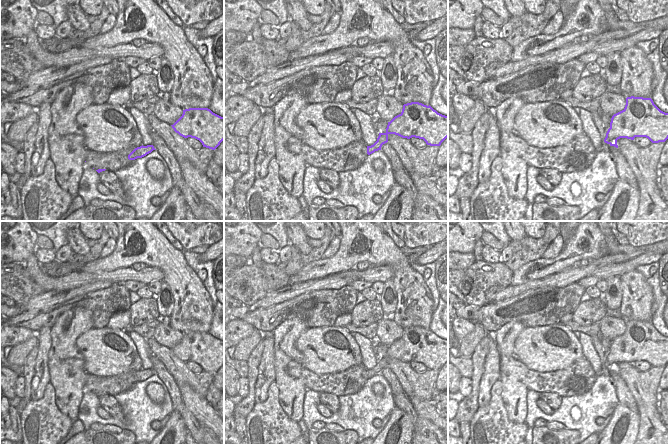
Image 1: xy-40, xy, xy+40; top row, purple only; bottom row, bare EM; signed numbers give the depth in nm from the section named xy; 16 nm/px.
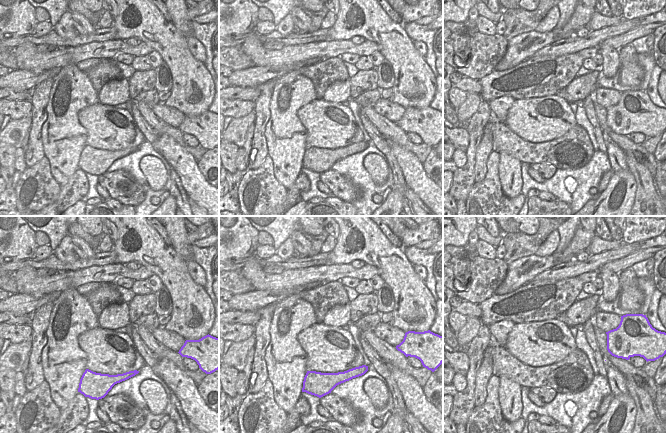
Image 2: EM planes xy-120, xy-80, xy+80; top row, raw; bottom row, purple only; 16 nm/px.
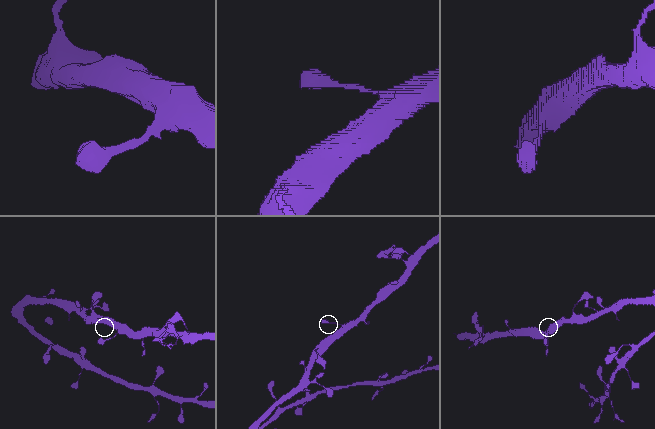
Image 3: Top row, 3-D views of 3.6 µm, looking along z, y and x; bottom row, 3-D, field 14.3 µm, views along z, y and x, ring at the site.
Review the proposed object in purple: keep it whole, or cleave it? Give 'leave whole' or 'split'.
leave whole

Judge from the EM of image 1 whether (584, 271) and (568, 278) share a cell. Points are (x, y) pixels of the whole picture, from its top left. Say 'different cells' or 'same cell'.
same cell

